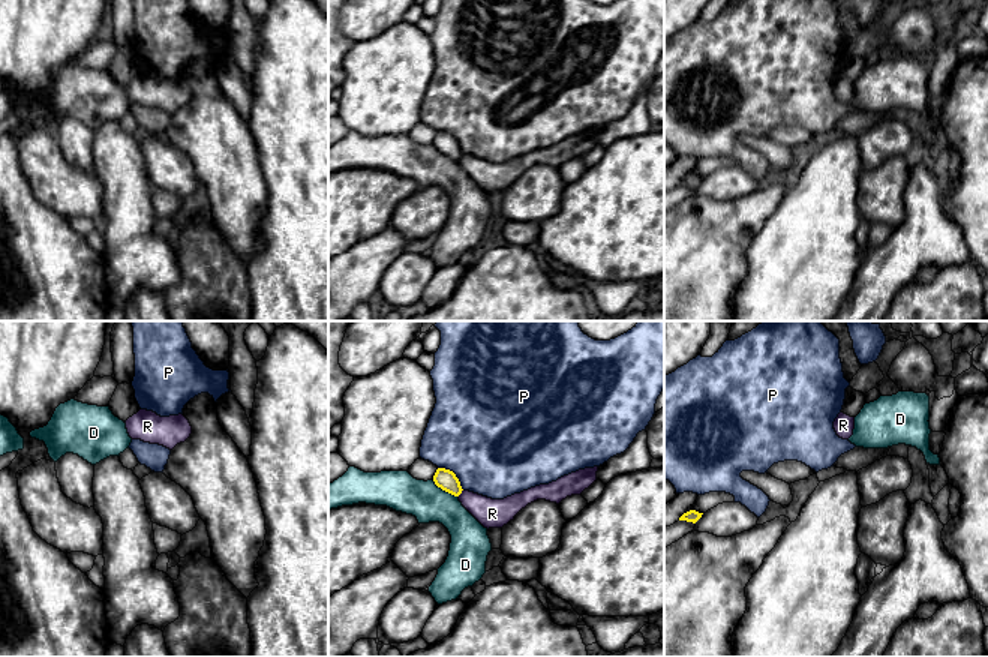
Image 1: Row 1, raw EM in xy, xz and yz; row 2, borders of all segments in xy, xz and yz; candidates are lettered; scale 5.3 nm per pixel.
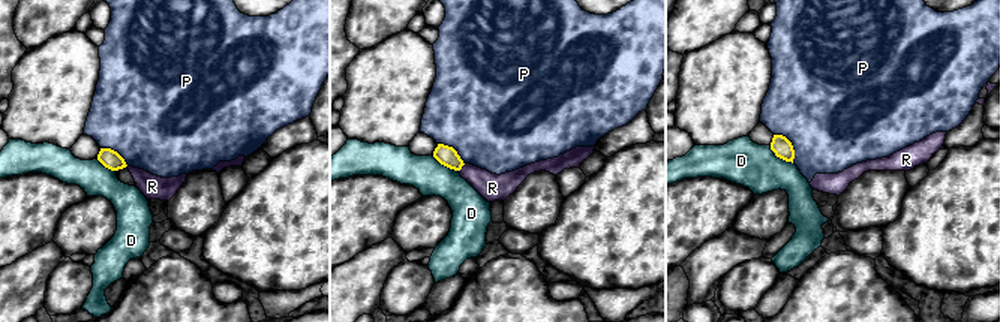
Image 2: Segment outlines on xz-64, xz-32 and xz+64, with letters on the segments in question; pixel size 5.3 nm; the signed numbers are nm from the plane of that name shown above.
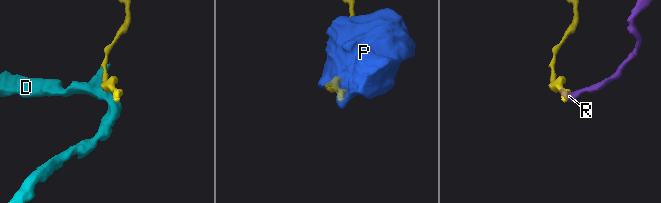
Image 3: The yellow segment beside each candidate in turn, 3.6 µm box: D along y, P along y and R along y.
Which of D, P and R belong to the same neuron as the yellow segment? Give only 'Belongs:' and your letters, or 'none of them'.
Belongs: none of them

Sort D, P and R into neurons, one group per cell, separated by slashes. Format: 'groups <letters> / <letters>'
groups D / P / R

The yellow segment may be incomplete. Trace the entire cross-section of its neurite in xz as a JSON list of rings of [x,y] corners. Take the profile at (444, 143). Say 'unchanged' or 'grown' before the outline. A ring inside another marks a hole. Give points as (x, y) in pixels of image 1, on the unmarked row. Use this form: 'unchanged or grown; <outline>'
unchanged; [[[445,132],[436,134],[436,136],[433,140],[433,146],[438,152],[441,152],[442,154],[445,154],[454,160],[459,160],[463,154],[456,138]]]

